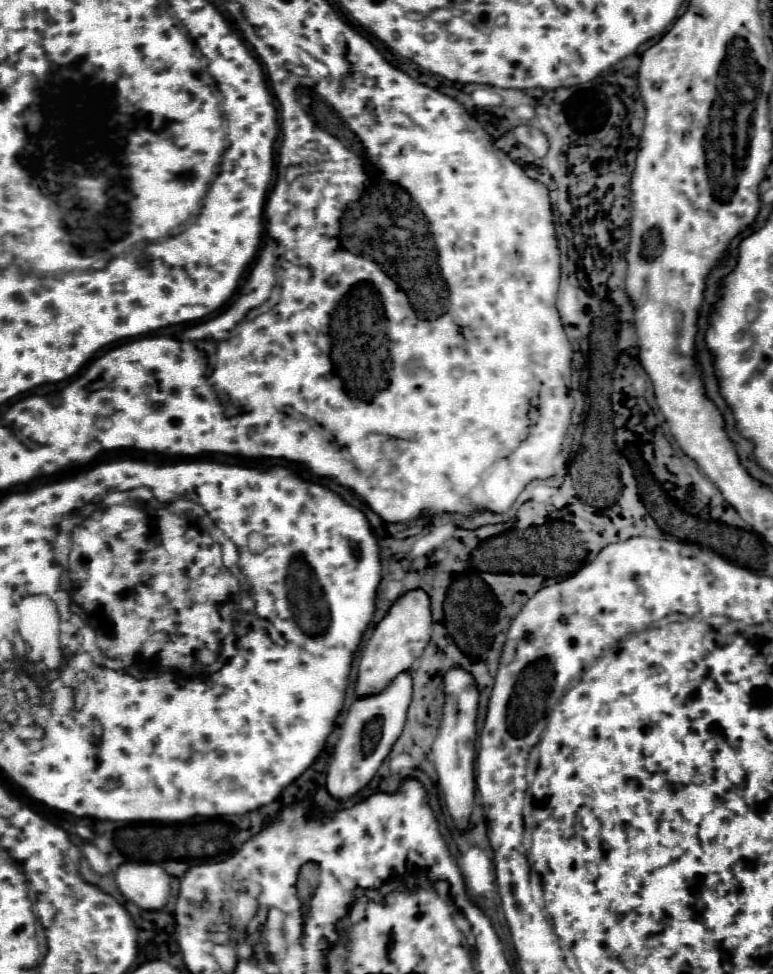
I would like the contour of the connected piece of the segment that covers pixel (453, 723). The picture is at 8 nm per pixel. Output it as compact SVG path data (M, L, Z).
M450 669L444 675L444 717L440 733L432 745L432 761L438 773L438 785L442 789L448 813L456 829L466 831L474 805L474 739L476 739L476 713L478 713L478 689L470 673L462 669Z

